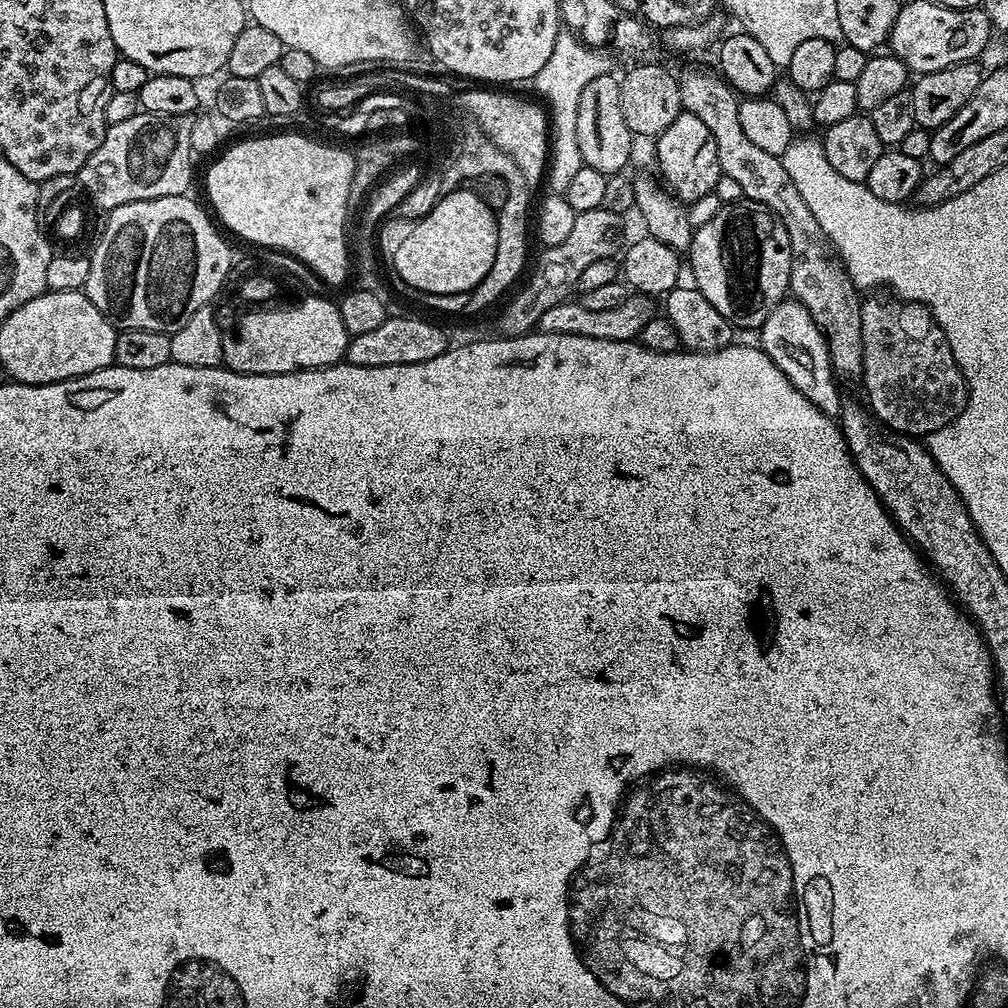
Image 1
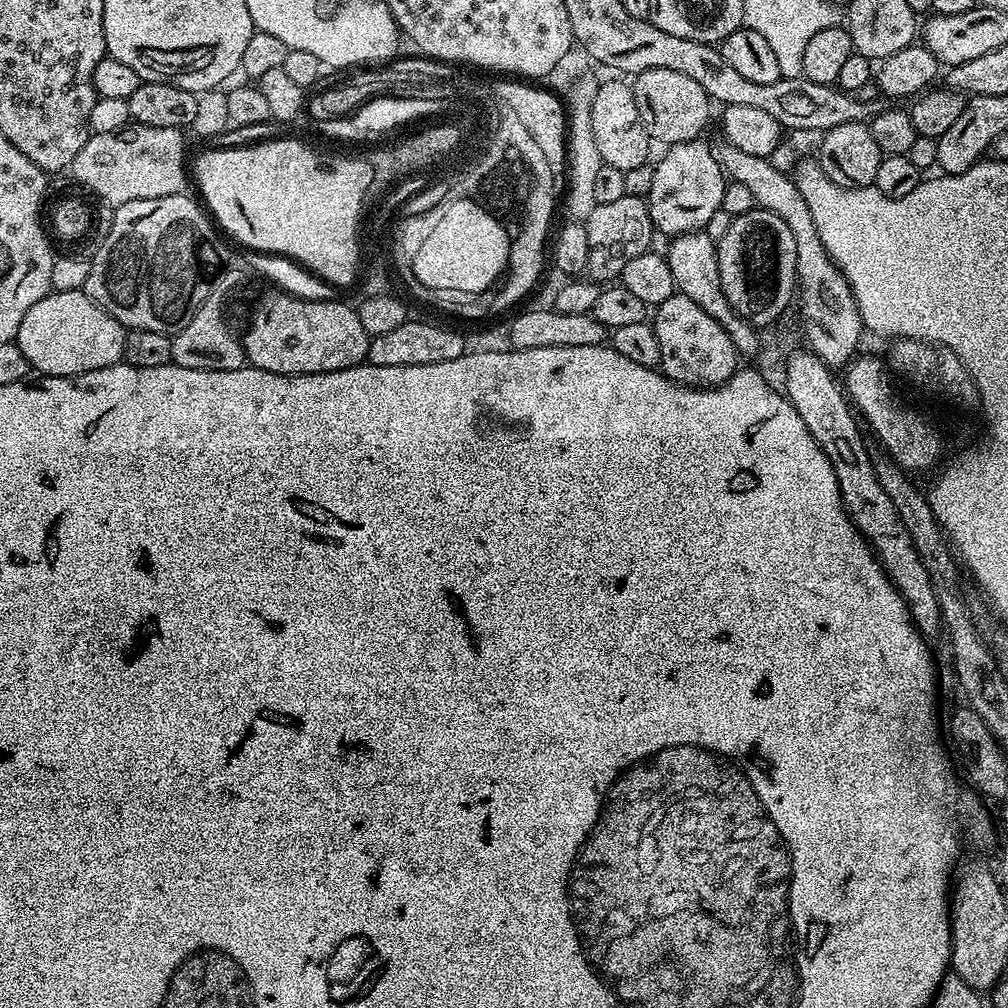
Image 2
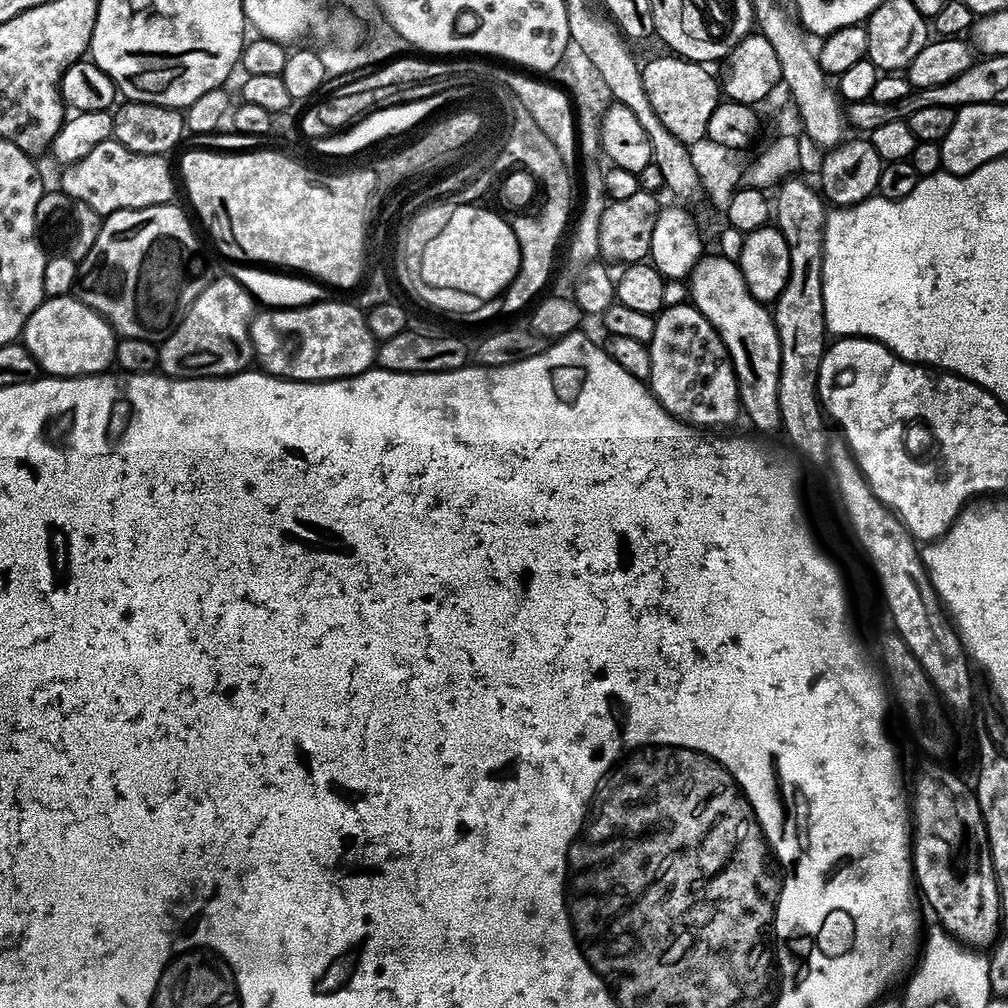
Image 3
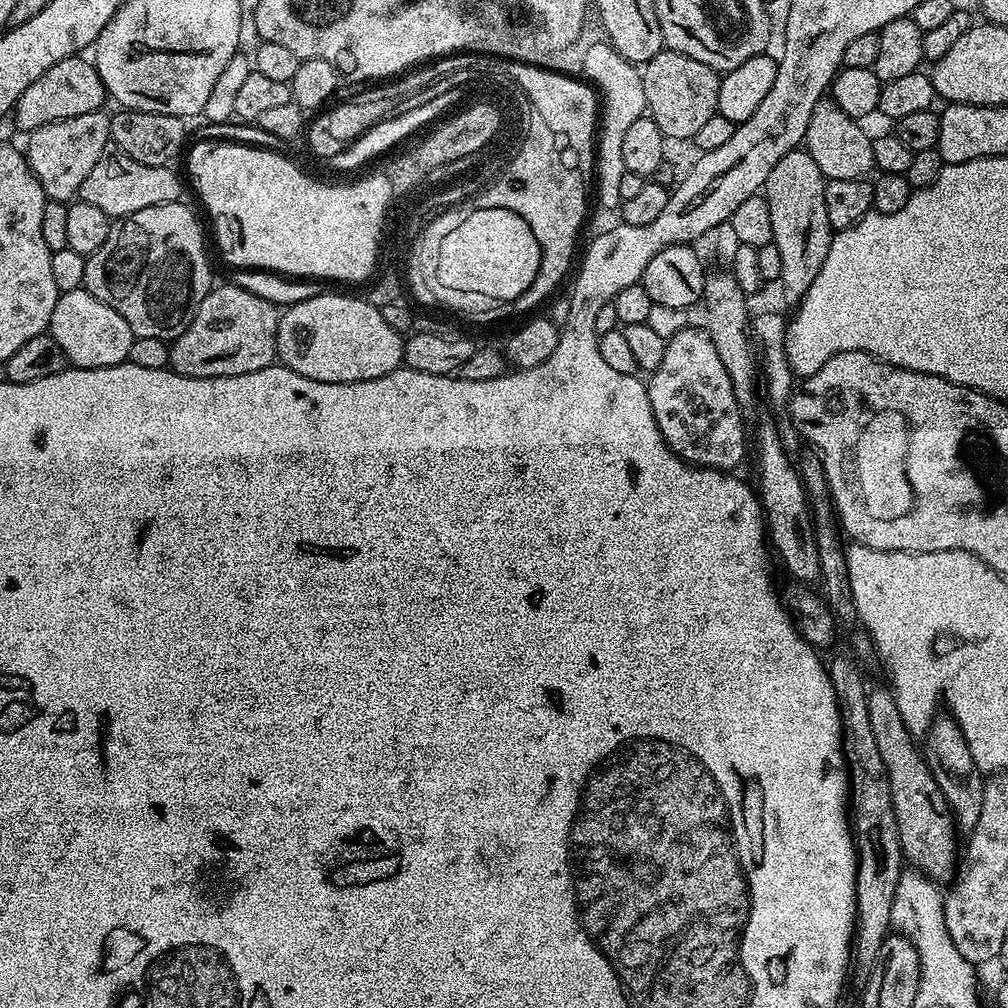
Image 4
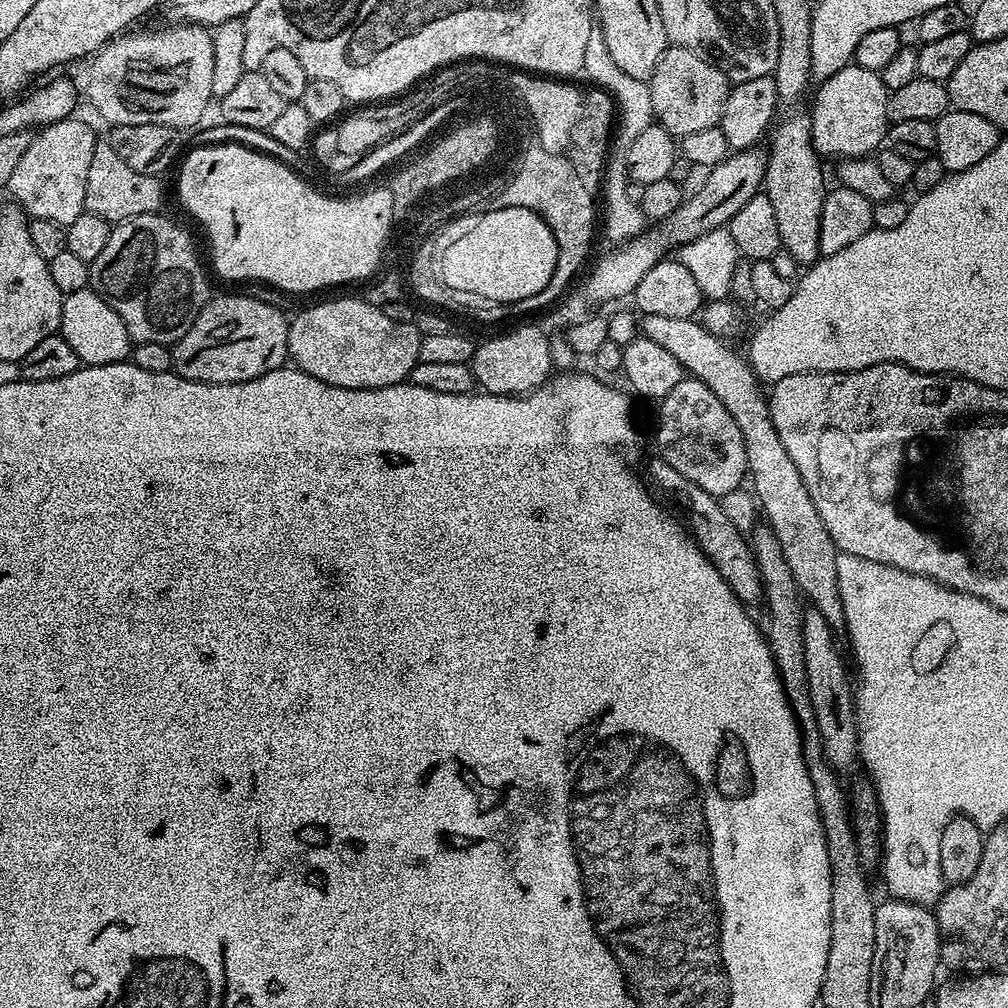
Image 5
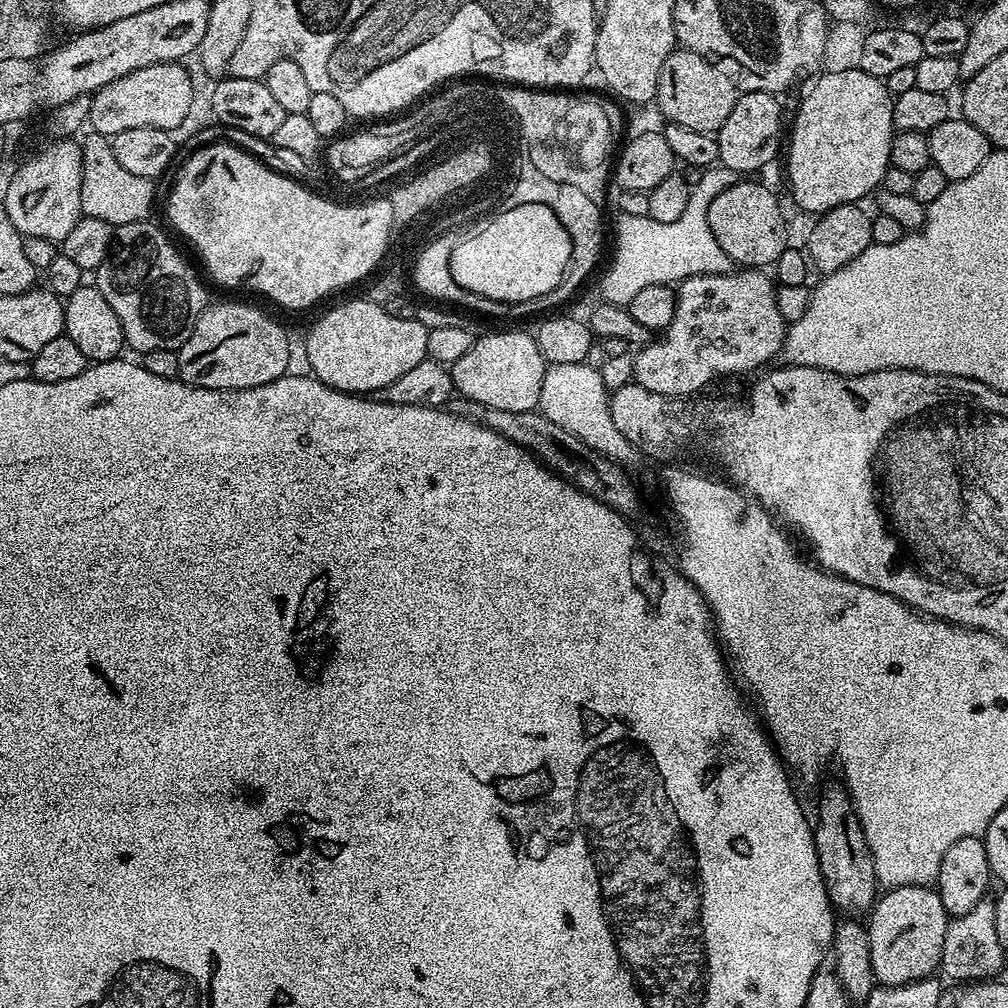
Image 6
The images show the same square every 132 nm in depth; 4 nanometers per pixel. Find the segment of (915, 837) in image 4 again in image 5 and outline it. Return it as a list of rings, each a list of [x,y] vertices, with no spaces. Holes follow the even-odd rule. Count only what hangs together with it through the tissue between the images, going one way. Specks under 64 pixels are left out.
[[[643,315],[640,330],[641,335],[656,342],[658,346],[669,351],[672,357],[677,358],[681,369],[705,383],[734,418],[744,440],[748,474],[754,482],[753,493],[765,521],[774,530],[779,545],[782,546],[783,556],[794,575],[797,589],[826,619],[833,637],[847,637],[845,610],[842,608],[838,590],[837,546],[830,538],[794,460],[782,445],[769,414],[767,397],[765,393],[762,394],[761,381],[754,375],[749,361],[743,355],[738,356],[725,345],[727,343],[721,337],[714,335],[703,323],[691,317],[680,319]]]

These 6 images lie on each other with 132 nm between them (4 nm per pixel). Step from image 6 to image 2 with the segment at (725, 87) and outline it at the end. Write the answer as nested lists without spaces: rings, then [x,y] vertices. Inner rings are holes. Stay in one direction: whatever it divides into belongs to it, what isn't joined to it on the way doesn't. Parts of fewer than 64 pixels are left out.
[[[646,70],[635,73],[631,85],[638,102],[638,114],[655,143],[657,140],[663,146],[671,146],[695,140],[707,126],[713,108],[710,97],[687,74],[677,74],[675,70]]]

